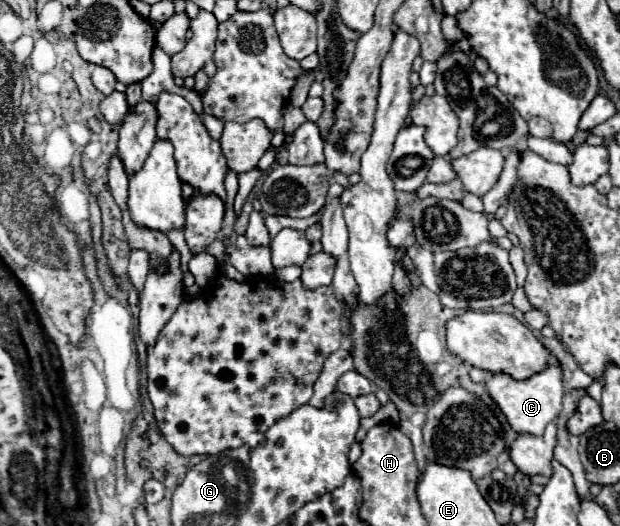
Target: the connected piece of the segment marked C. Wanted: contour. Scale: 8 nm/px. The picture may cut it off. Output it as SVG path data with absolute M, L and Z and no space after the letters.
M557 364L527 380L513 380L507 374L495 374L485 382L485 388L489 398L497 404L517 434L543 434L545 426L549 422L555 422L563 408L563 370Z

